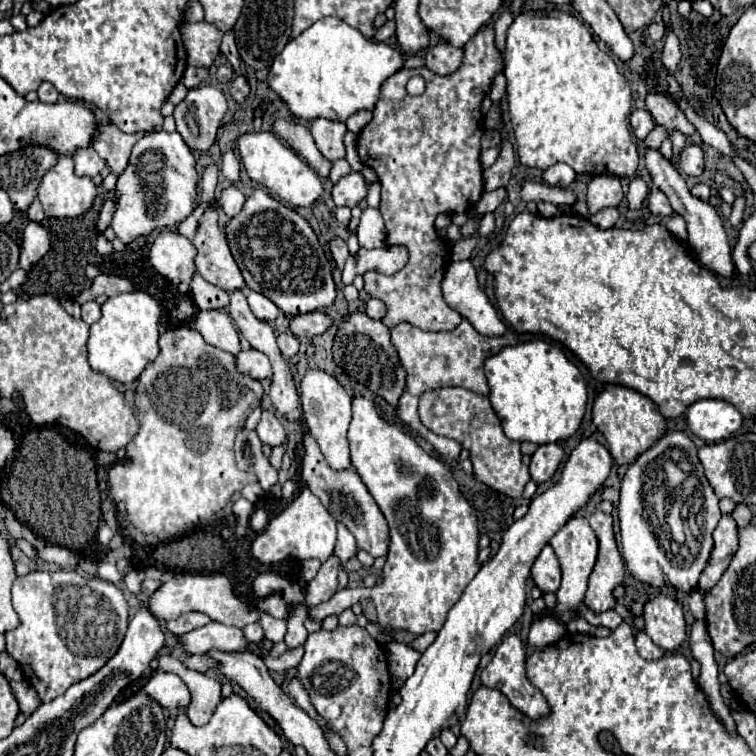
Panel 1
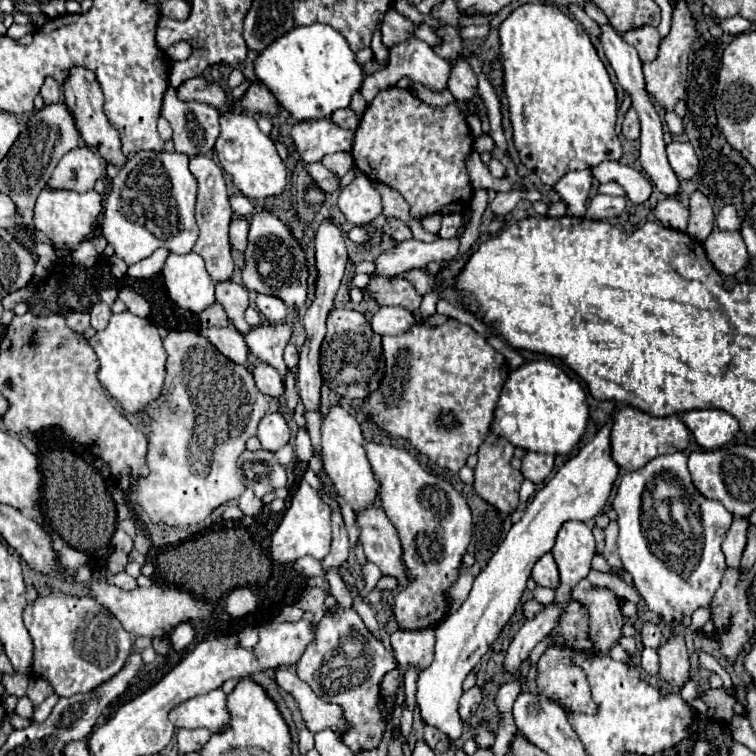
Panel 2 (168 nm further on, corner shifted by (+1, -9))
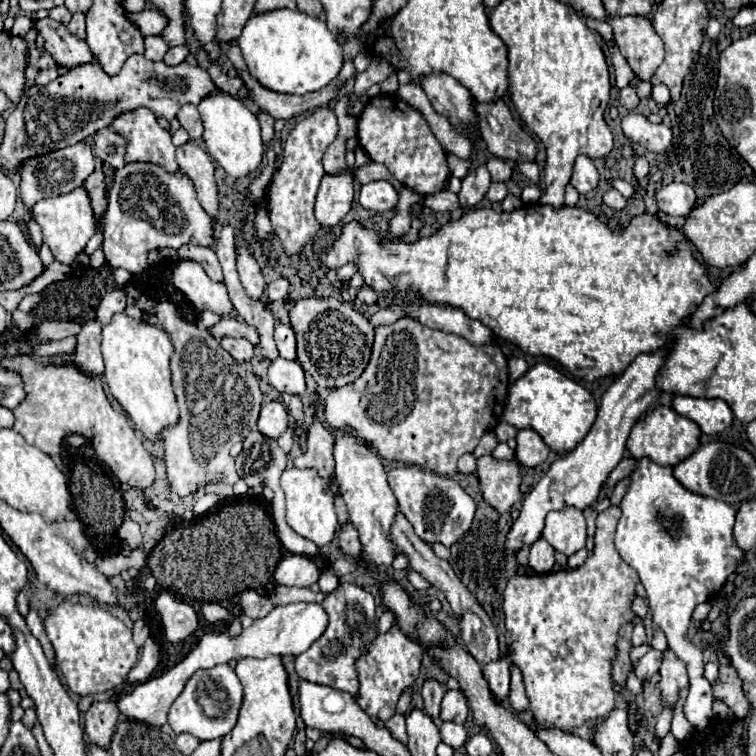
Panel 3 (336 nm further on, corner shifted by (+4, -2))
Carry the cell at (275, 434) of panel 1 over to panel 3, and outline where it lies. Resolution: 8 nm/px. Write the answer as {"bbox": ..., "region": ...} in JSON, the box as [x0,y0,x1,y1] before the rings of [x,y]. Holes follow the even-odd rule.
{"bbox":[258,401,290,439],"region":[[[270,401],[262,405],[258,431],[270,439],[278,439],[290,427],[290,417],[282,401]]]}

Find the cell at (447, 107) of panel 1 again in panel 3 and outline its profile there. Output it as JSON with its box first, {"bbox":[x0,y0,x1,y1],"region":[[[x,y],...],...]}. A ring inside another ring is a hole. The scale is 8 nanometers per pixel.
{"bbox":[356,93,452,197],"region":[[[384,93],[372,97],[358,117],[356,131],[358,145],[366,151],[366,155],[376,163],[384,163],[392,177],[396,177],[404,187],[416,191],[422,197],[446,189],[446,183],[452,175],[446,163],[446,151],[430,131],[424,115],[406,101]]]}

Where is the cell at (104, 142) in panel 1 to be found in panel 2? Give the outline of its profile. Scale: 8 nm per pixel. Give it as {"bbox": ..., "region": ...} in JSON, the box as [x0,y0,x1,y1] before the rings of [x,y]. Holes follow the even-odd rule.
{"bbox":[63,68,127,166],"region":[[[71,68],[71,76],[63,84],[63,92],[65,92],[65,104],[73,112],[77,128],[79,128],[85,144],[91,150],[95,150],[105,162],[123,166],[127,162],[127,158],[121,152],[121,140],[119,140],[117,130],[109,124],[107,116],[103,114],[103,92],[99,88],[99,82],[95,80],[95,72],[87,70],[87,68]]]}

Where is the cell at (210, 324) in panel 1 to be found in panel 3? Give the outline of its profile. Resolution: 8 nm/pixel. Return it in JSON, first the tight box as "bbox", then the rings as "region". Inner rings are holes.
{"bbox":[220,337,254,361],"region":[[[222,337],[220,345],[236,359],[236,361],[250,361],[254,355],[254,347],[246,339],[234,339],[234,337]]]}

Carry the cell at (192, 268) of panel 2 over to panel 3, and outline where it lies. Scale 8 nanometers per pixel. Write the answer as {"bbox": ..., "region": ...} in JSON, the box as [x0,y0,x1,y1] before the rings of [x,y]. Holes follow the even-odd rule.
{"bbox":[172,259,234,315],"region":[[[178,259],[172,271],[172,285],[182,291],[198,311],[212,311],[228,315],[234,307],[228,299],[224,283],[212,281],[200,263],[192,259]]]}

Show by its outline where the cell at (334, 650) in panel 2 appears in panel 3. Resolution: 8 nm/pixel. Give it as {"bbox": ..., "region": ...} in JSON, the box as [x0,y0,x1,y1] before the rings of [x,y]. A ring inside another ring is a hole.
{"bbox":[296,583,378,699],"region":[[[340,583],[336,591],[324,597],[320,605],[328,615],[328,627],[324,635],[318,641],[314,641],[308,651],[296,657],[296,671],[306,681],[346,691],[354,699],[358,699],[360,683],[358,683],[356,661],[368,653],[372,641],[378,637],[378,627],[374,621],[374,609],[376,609],[374,597],[362,587]],[[354,619],[360,619],[360,621],[354,621]]]}

